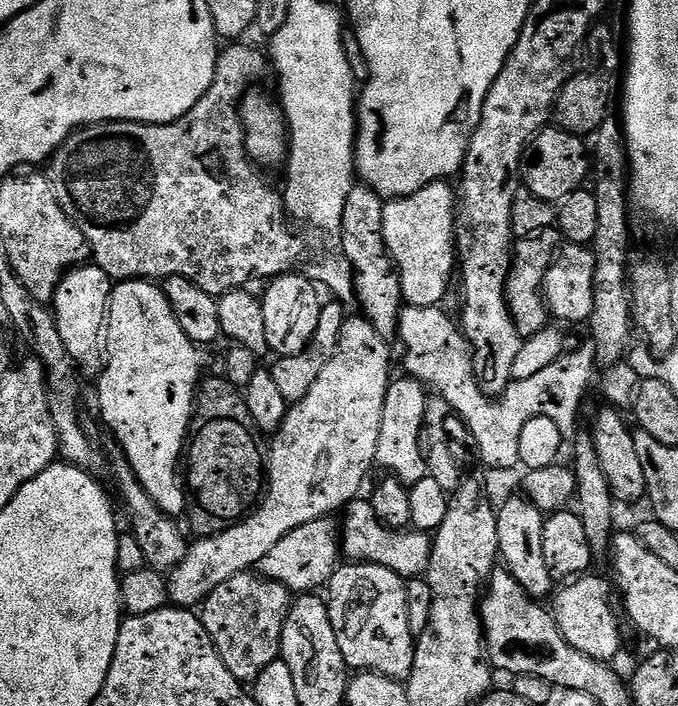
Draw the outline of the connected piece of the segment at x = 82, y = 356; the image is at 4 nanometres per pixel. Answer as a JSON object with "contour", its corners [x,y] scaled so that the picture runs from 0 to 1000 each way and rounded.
{"contour":[[[125,371],[102,380],[88,397],[80,421],[80,446],[86,456],[86,473],[97,484],[97,496],[125,534],[146,534],[150,525],[150,477],[156,470],[159,424],[165,421],[168,398],[139,371]]]}

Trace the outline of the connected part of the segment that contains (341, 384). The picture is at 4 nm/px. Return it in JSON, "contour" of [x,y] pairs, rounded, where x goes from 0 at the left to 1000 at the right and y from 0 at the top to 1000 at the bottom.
{"contour":[[[535,446],[509,452],[499,490],[487,513],[481,513],[475,530],[469,530],[463,540],[463,547],[457,547],[457,558],[426,576],[416,603],[404,615],[403,623],[407,625],[401,629],[401,642],[397,646],[394,642],[392,646],[392,695],[381,718],[358,734],[338,741],[332,746],[336,749],[320,759],[301,759],[289,766],[285,763],[265,800],[254,806],[246,817],[248,848],[258,860],[283,864],[299,857],[302,847],[317,833],[327,830],[327,824],[345,819],[345,813],[373,809],[386,796],[386,790],[398,785],[398,778],[410,773],[410,768],[428,756],[428,751],[440,751],[440,745],[451,745],[451,739],[488,732],[532,701],[531,690],[535,688],[543,667],[555,657],[563,581],[574,542],[581,533],[578,499],[572,494],[572,487],[574,483],[558,473],[558,467],[552,467],[549,458],[537,452]]]}

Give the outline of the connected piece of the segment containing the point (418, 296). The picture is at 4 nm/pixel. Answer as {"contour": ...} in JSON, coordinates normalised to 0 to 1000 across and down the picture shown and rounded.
{"contour":[[[661,258],[631,261],[603,278],[574,282],[566,290],[566,341],[590,388],[594,424],[611,433],[645,435],[676,380],[676,278],[667,273],[664,262]]]}

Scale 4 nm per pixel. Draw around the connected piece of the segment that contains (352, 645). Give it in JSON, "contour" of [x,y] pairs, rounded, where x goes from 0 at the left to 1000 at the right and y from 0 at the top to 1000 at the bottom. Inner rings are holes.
{"contour":[[[513,796],[497,803],[496,812],[481,829],[481,854],[487,881],[493,887],[493,898],[499,904],[499,921],[504,921],[504,932],[515,948],[535,949],[572,958],[588,966],[600,965],[611,943],[614,907],[605,892],[600,875],[600,826],[597,817],[581,813],[569,802],[556,799],[532,799]]]}

